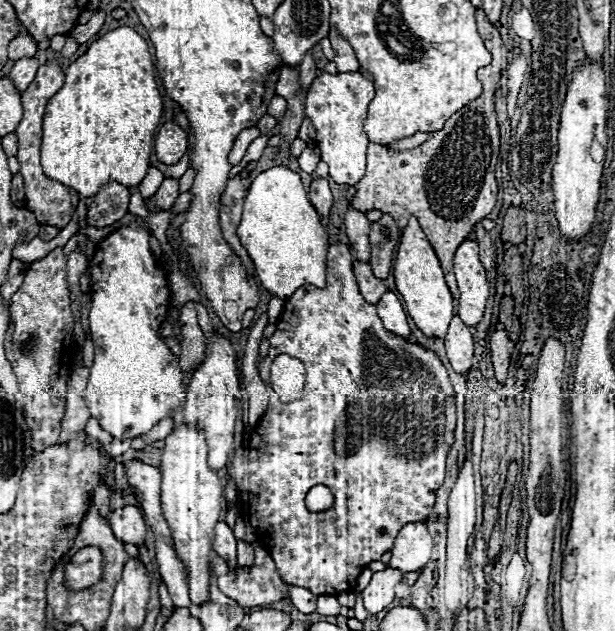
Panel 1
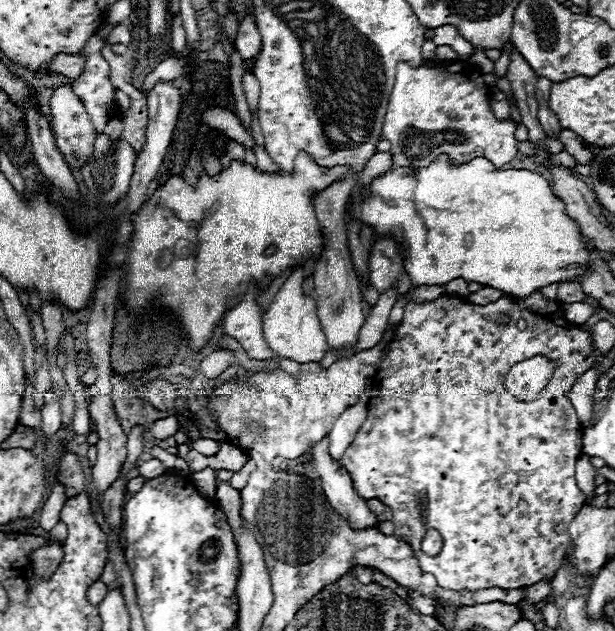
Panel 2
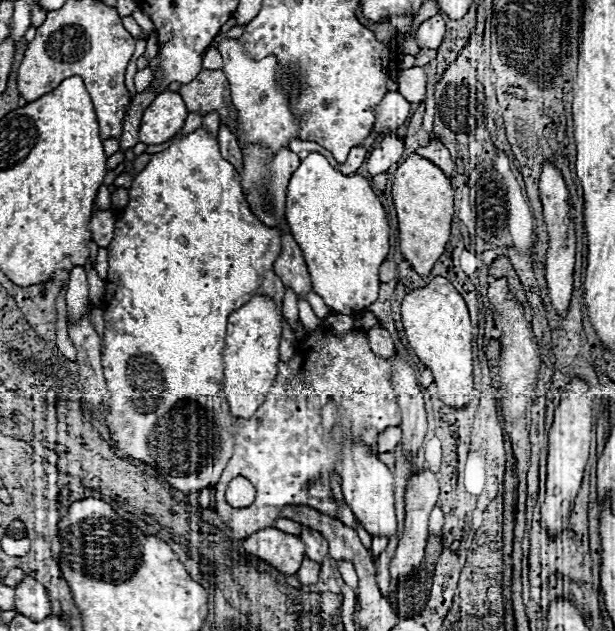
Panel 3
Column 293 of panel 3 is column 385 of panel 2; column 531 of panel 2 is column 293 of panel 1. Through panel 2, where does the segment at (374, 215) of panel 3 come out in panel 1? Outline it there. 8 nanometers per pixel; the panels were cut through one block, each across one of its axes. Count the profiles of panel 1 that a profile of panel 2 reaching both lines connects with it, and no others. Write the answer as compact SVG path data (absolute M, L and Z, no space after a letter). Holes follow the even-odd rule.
M274 166L254 178L254 182L248 190L246 202L244 202L244 212L242 212L242 220L238 226L238 236L256 266L262 286L268 292L272 292L274 296L280 296L282 300L286 300L304 284L312 284L318 288L326 286L324 268L326 268L326 252L330 246L328 232L326 232L326 226L322 226L318 212L310 204L306 188L304 188L298 172L294 172L286 166Z

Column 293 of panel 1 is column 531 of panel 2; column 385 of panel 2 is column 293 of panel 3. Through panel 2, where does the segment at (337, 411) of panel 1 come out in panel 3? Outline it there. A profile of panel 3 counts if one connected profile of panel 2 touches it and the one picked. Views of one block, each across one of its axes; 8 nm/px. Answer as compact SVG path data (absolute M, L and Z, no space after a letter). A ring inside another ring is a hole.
M326 330L308 334L306 340L302 340L298 344L294 358L290 362L280 362L276 384L270 390L270 394L266 396L266 402L256 410L256 414L250 420L242 420L242 418L236 420L236 424L234 424L234 436L236 436L234 456L230 458L228 466L224 468L220 482L214 486L216 488L216 510L236 538L244 540L246 536L250 536L262 528L268 528L274 520L280 518L280 508L286 504L306 504L322 514L336 518L338 506L336 506L332 490L330 490L330 472L334 470L334 450L336 448L326 446L324 436L330 436L330 434L324 432L322 420L320 420L322 406L328 400L332 400L336 404L336 408L340 408L342 430L346 430L350 436L360 438L374 452L376 452L378 434L388 426L398 426L401 423L396 394L392 390L390 362L374 356L374 352L368 346L366 334L362 330L352 330L352 332L344 334L340 340ZM236 476L248 478L252 482L252 486L256 488L256 500L248 508L232 508L224 498L224 490L228 486L228 482Z

